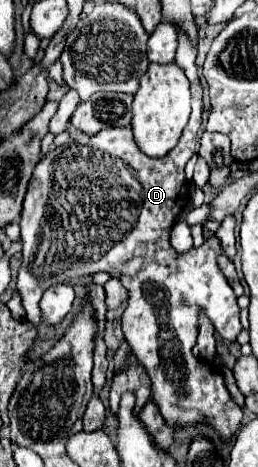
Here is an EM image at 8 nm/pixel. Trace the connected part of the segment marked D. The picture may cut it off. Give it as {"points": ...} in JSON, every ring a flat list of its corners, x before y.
{"points":[[178,36,178,50,176,50,176,64,186,72,186,78,190,80,190,88,192,88,192,114,182,136,180,136,180,142,176,144,176,148,172,148,172,152,168,156,162,156,162,158,150,158,150,156,144,156,144,152,140,152,136,148,136,142,134,142,134,136,132,136,132,130,130,128,106,128,94,136,82,136,80,140,72,140,60,148,54,148,48,152,48,156,44,160,40,160,34,168,34,174,30,178,30,184,28,184,28,192,26,192,26,198,24,198,24,208,22,208,22,218,20,218,20,228,22,228,22,266,18,270,18,278,16,278,16,290,18,294,22,296,22,306,26,310,26,320,32,322,32,324,40,324,40,308,38,308,38,302,42,298,42,294,50,288,50,286,56,286,56,284,66,284,68,280,74,280,74,278,82,278,82,276,88,276,88,274,96,274,96,272,108,272,110,276,122,280,122,284,126,286,128,294,130,294,130,302,128,302,128,308,126,312,122,314,122,332,124,332,124,338,126,342,130,344,132,352,138,356,140,364,146,368,146,372,150,374,150,380,152,380,152,400,160,406,160,414,164,416,164,420,168,420,168,424,172,426,180,426,180,424,194,424,202,418,208,418,210,424,222,434,222,438,230,438,238,428,240,428,240,420,242,420,242,410,236,402,232,402,226,386,224,386,224,378,220,374,218,368,210,368,208,364,202,364,194,354,192,354,192,348,196,344,196,336,198,336,198,318,200,318,200,312,204,312,214,328,220,332,220,338,226,340,226,342,234,342,236,336,242,332,242,324,240,324,240,308,236,304,236,294,232,290,232,286,228,284,228,280,224,278,224,274,220,272,216,260,218,256,222,254,222,246,220,246,220,240,216,236,210,236,200,248,192,248,188,252,176,252,170,244,170,232,172,232,172,226,176,224,180,212,188,206,190,202,190,196,188,196,188,184,186,184,186,178,184,178,184,166,186,162,190,160,190,156,198,152,197,146,197,134,198,128,200,128,200,116,202,116,202,84,198,80,198,74,196,74,196,66,194,66,194,60,196,60,196,48,192,48,186,40,186,36]]}

